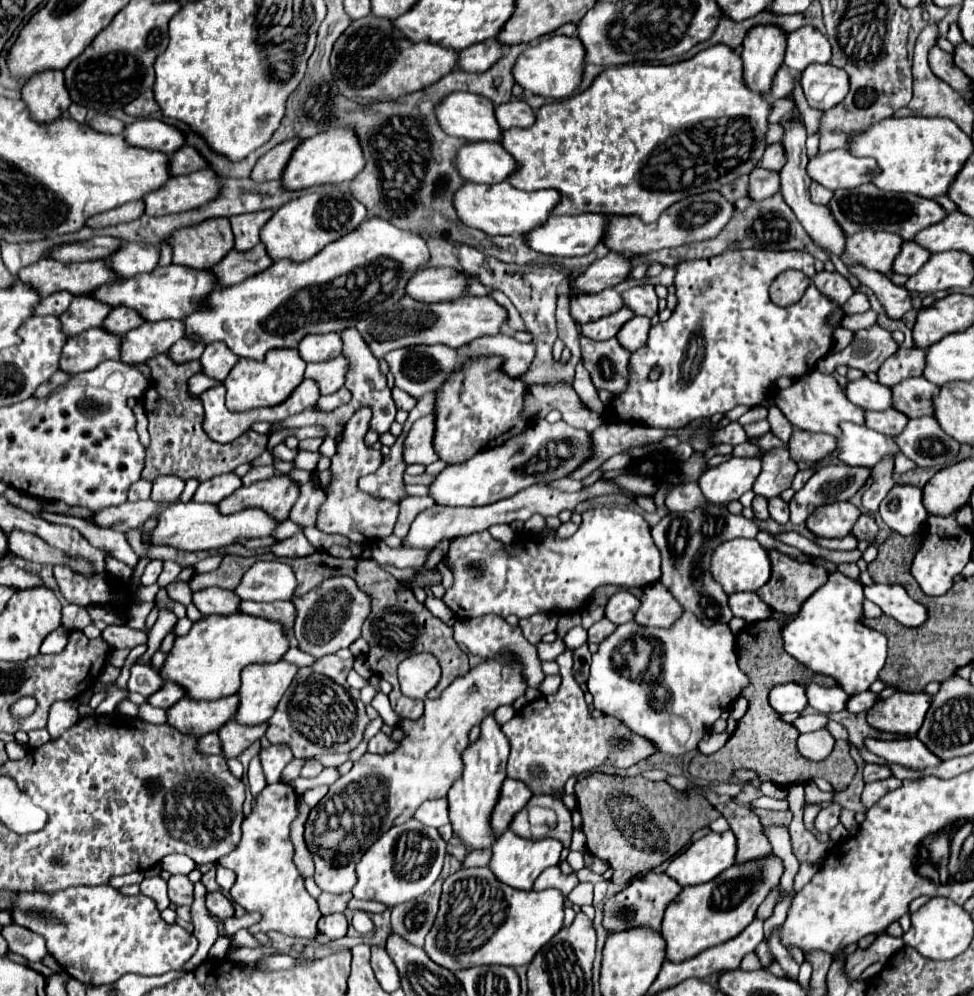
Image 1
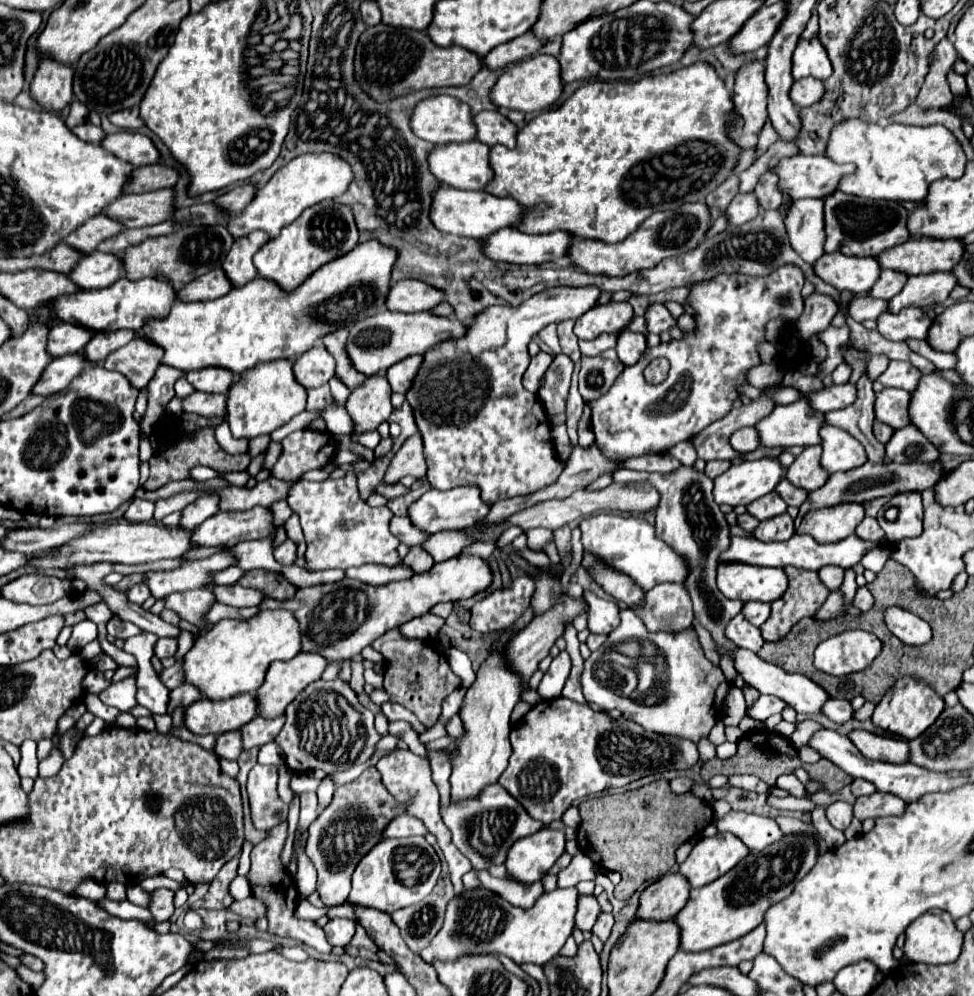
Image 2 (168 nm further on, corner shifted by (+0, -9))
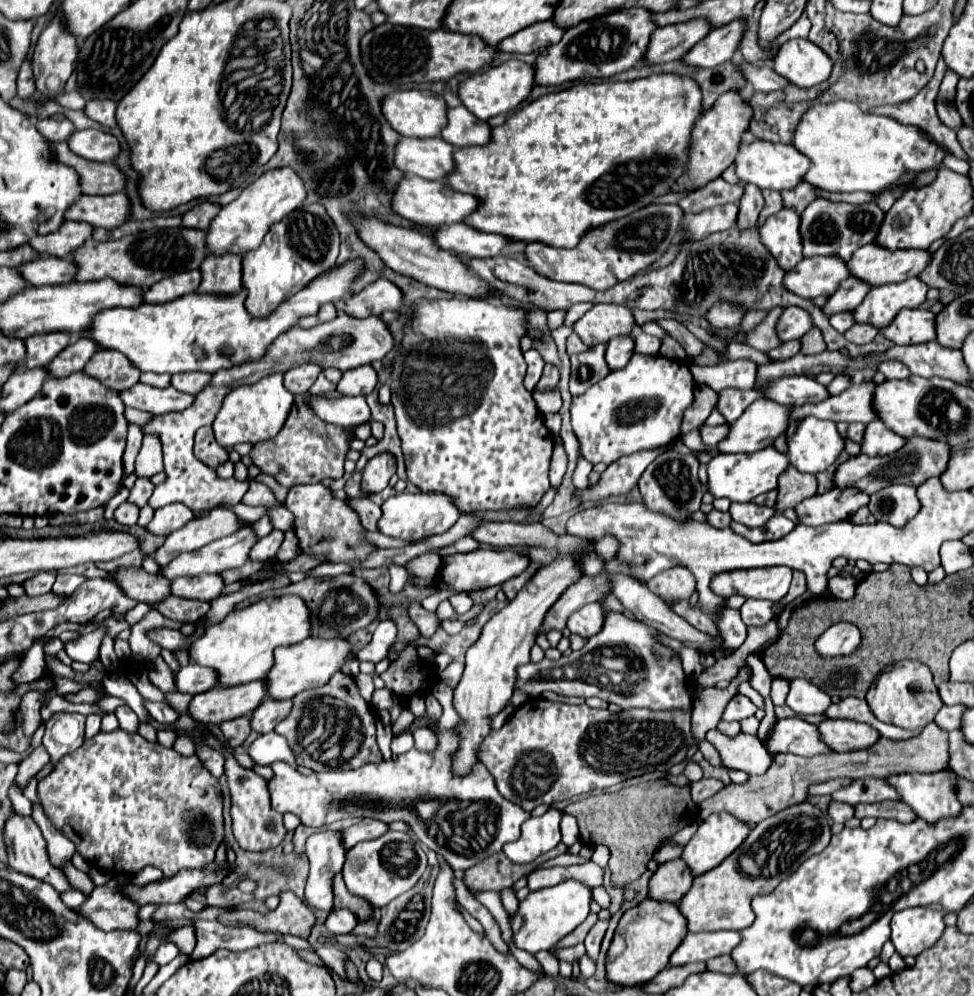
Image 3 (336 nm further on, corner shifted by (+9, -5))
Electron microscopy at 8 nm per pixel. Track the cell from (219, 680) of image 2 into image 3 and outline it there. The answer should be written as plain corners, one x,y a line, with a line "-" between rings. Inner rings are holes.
266,597
246,609
234,609
224,621
206,629
206,633
192,643
190,659
202,667
210,667
218,675
222,687
242,685
264,679
272,667
272,651
280,645
294,645
308,637
308,607
300,597

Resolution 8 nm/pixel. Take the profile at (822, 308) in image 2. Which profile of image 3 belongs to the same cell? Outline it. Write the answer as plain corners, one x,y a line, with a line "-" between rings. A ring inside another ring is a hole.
786,307
780,321
778,321
778,337
782,341
800,339
812,329
812,317
806,309
800,307

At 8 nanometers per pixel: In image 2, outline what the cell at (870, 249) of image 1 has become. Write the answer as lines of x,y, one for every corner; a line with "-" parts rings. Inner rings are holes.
839,251
833,255
823,255
813,265
819,279
833,285
837,291
851,291
863,295
877,281
881,269
873,257
849,257

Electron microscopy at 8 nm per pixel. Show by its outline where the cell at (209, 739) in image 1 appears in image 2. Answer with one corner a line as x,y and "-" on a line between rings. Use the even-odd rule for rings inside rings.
227,731
221,733
217,737
217,745
215,745
215,753
217,757
225,757
225,759
237,759
243,751
243,743
241,743
241,731

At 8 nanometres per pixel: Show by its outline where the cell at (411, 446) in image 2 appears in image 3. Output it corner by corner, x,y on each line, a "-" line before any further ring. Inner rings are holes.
380,453
372,457
366,469
362,471
364,491
370,495
382,491
394,473
396,473
396,457
392,453

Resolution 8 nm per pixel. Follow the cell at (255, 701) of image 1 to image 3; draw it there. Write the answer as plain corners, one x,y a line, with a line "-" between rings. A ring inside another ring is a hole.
304,639
296,645
288,647
276,647
274,651
274,665
266,677
268,697
270,699
292,699
292,695
304,691
304,689
316,689
328,679
340,671
340,665
344,663
346,655
350,653
350,647
344,639

